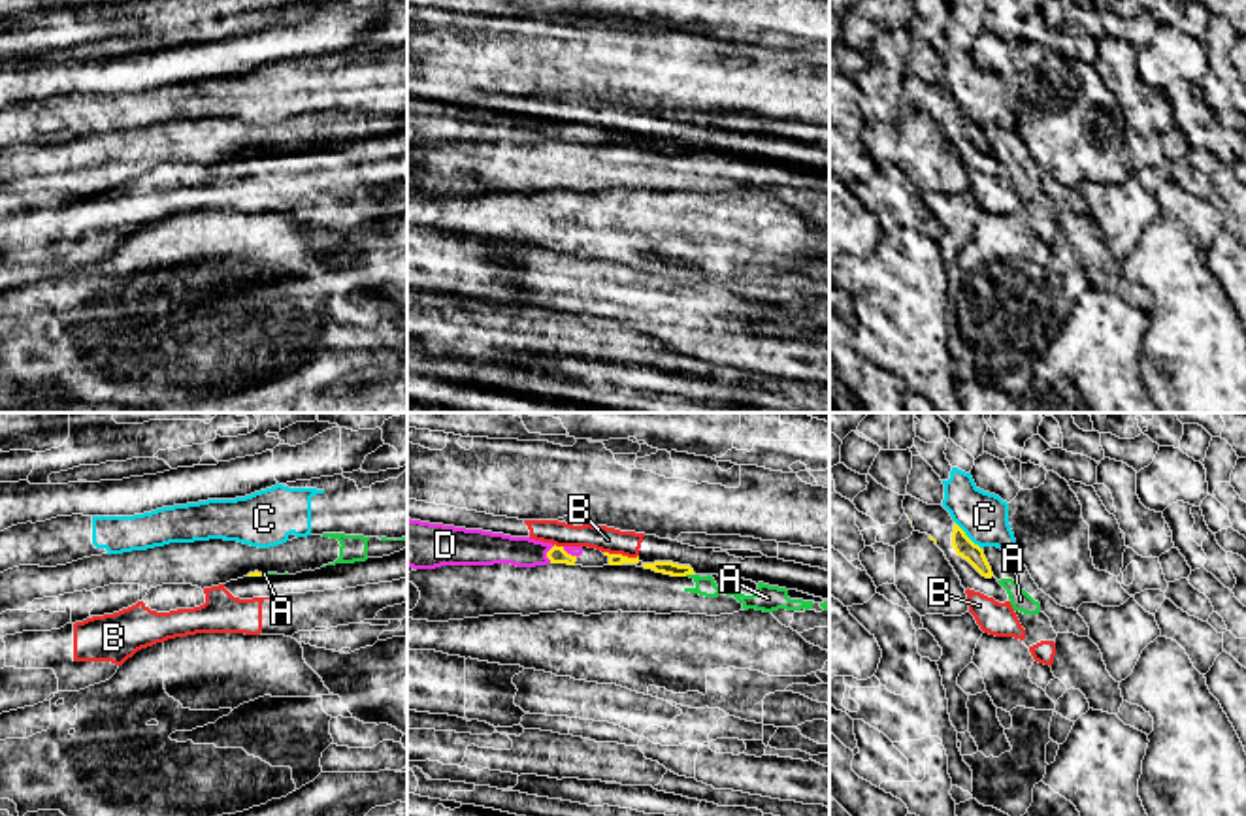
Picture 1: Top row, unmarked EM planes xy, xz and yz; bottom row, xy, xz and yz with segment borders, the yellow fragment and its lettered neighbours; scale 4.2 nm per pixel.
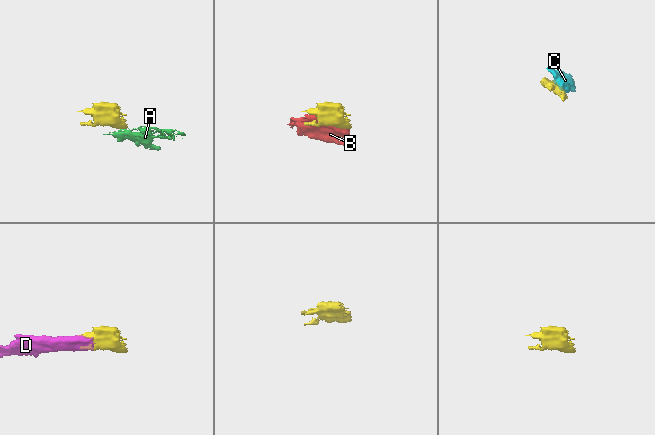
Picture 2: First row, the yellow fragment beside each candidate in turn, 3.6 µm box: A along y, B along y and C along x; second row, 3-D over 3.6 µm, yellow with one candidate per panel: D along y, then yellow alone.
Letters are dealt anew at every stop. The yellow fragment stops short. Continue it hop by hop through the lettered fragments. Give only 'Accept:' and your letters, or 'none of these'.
Accept: D

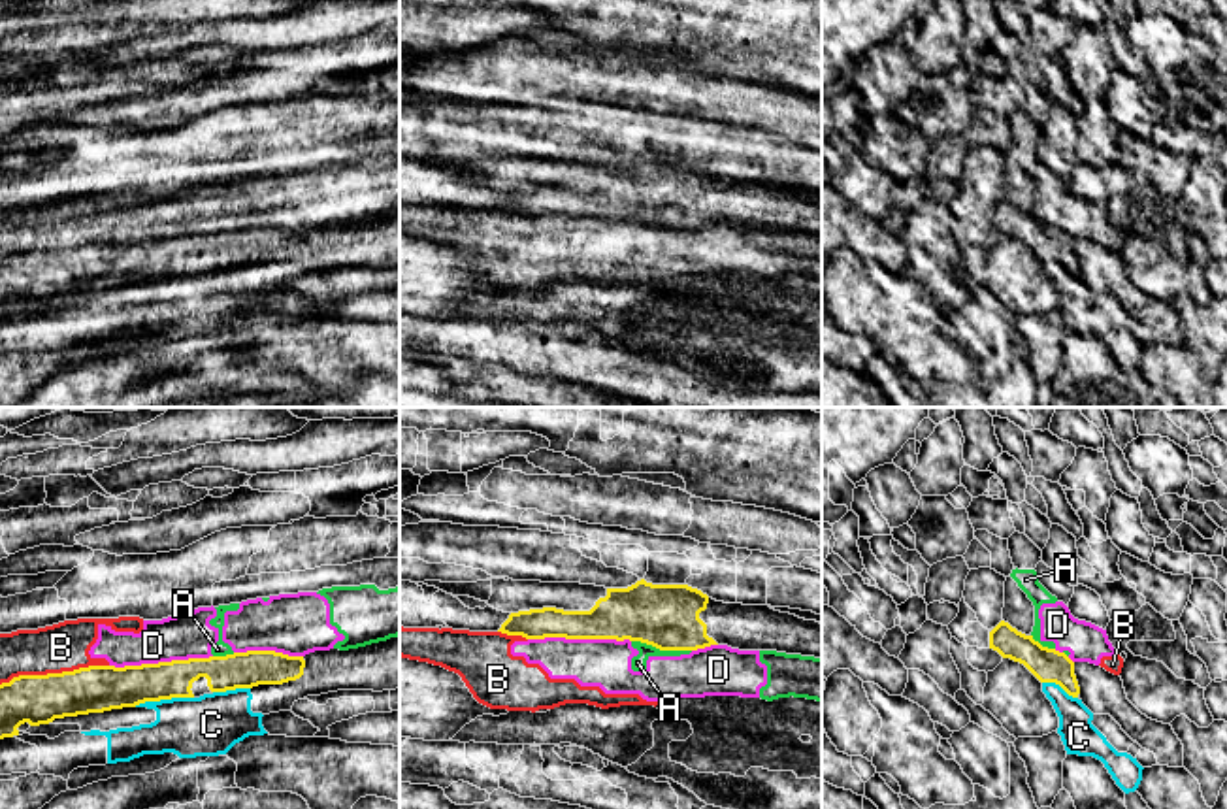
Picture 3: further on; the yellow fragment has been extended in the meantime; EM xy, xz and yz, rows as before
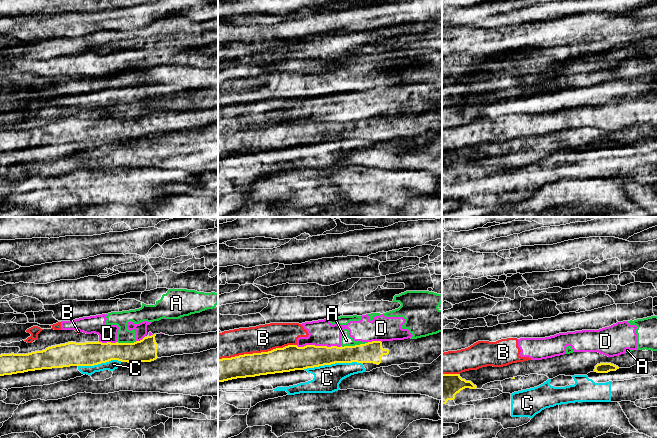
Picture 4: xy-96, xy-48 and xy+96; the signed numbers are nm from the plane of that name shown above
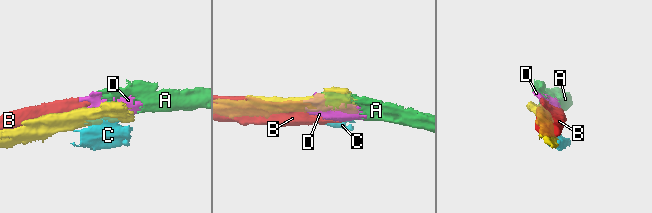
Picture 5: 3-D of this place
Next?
Accept: none of these

